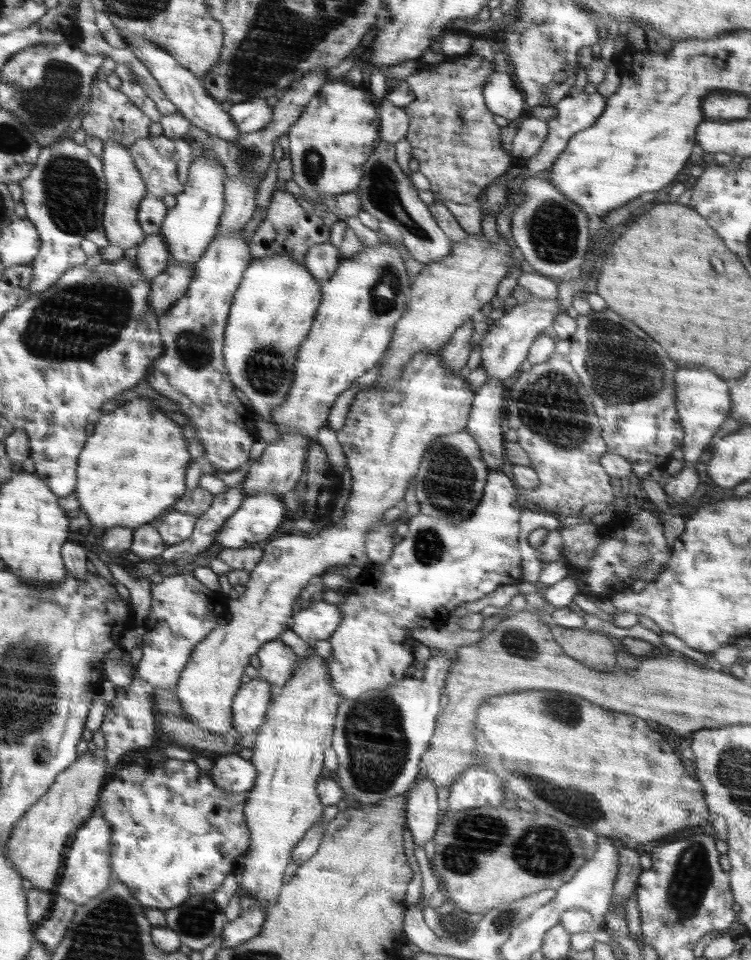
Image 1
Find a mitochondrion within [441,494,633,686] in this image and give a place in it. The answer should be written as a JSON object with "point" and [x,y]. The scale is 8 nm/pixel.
{"point":[517,643]}

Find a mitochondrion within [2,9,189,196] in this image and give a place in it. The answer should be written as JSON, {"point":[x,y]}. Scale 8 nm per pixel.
{"point":[42,106]}

